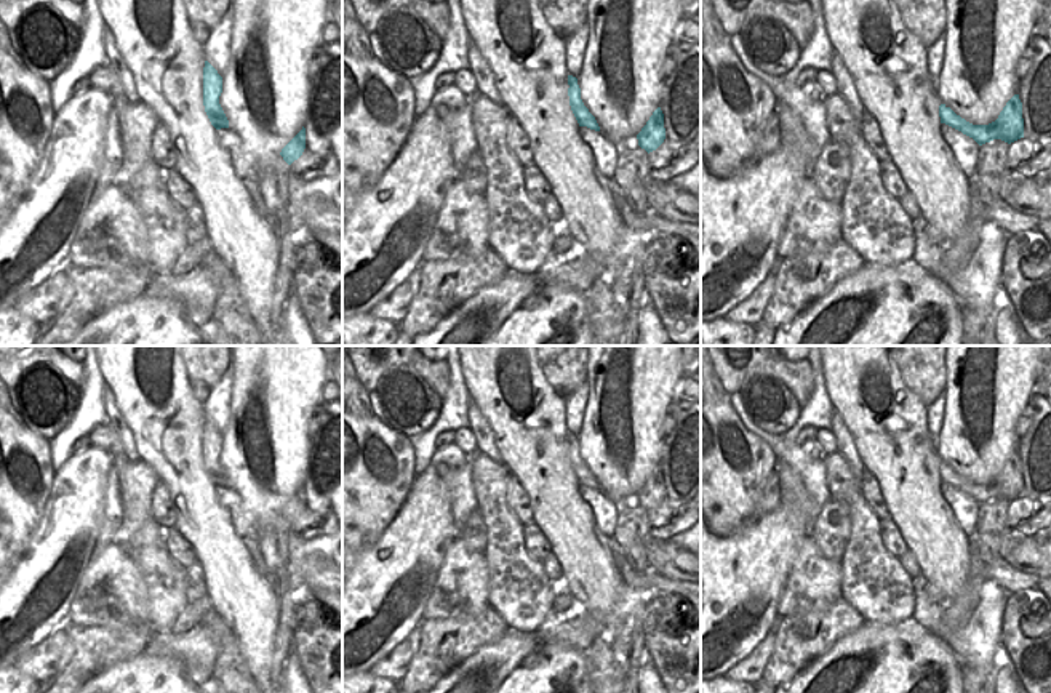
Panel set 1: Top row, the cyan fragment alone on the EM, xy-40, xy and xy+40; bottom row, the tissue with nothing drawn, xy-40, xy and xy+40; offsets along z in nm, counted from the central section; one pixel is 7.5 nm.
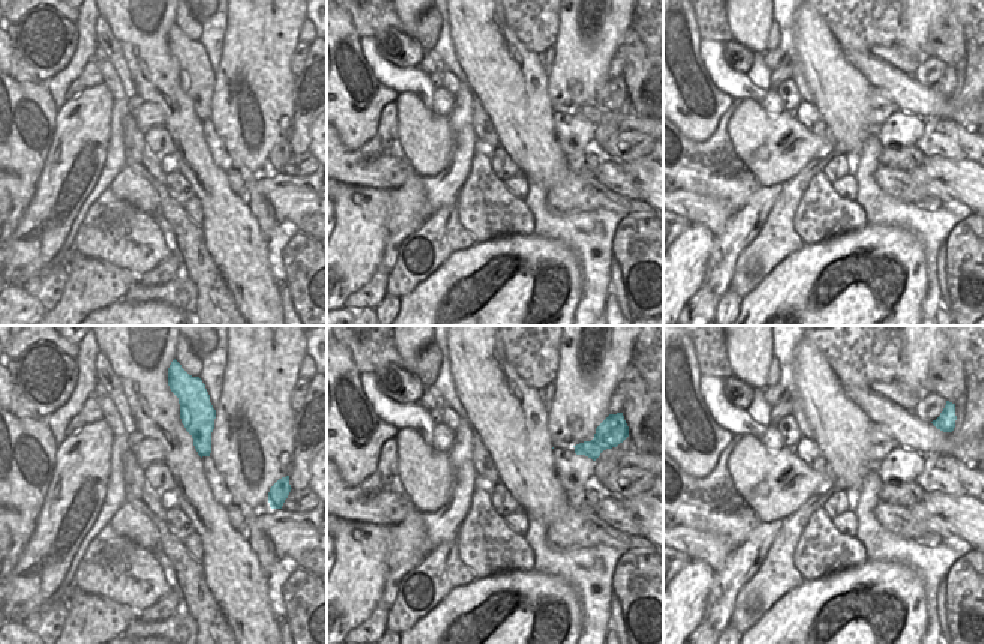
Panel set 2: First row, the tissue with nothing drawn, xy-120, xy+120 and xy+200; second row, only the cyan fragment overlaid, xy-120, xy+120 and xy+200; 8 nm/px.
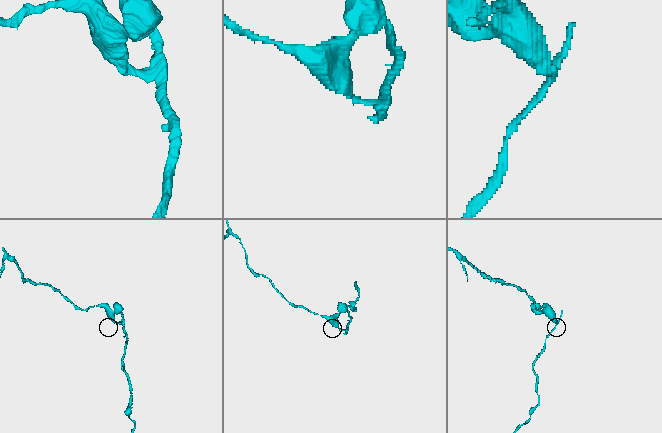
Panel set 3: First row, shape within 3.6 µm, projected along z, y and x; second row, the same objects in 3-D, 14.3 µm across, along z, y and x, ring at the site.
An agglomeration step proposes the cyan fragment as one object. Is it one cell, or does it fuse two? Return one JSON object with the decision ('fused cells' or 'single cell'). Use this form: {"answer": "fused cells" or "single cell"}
{"answer": "fused cells"}

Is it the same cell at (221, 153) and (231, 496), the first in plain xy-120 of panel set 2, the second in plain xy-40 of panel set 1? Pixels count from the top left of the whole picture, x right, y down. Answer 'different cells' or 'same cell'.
same cell

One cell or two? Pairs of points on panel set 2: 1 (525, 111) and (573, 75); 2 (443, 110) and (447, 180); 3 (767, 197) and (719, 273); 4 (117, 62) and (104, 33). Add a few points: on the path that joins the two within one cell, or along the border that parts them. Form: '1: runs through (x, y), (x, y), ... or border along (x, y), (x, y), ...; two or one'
1: border along (546, 75), (546, 96), (552, 110); two
2: border along (455, 95), (455, 104), (447, 117); two
3: runs through (752, 216), (728, 245), (726, 254); one
4: runs through (114, 54), (104, 41); one

